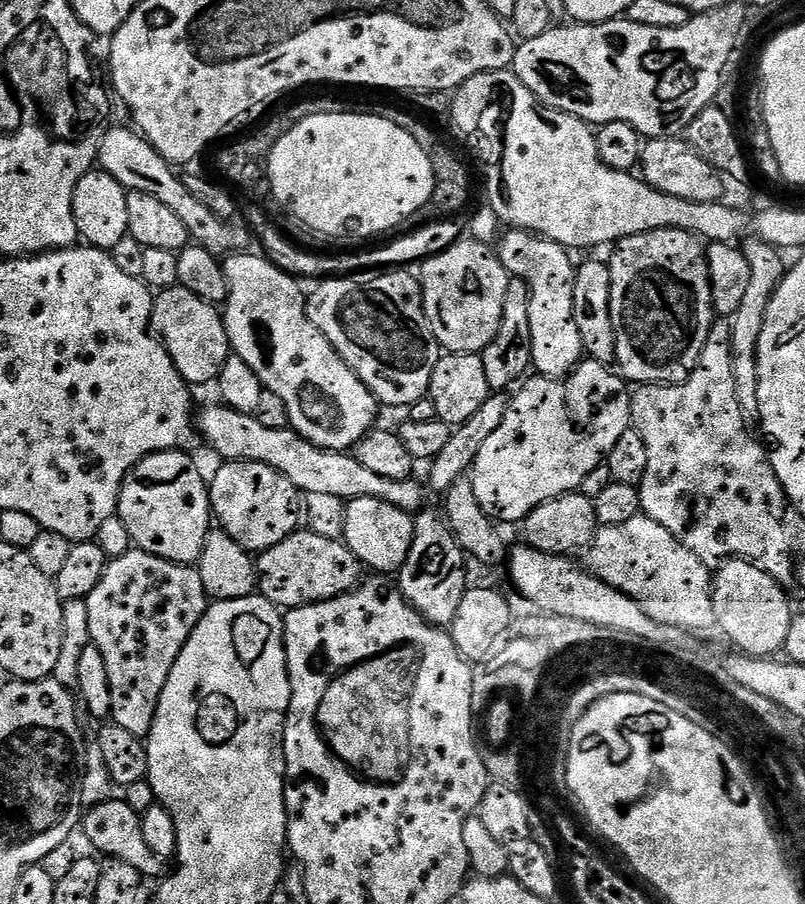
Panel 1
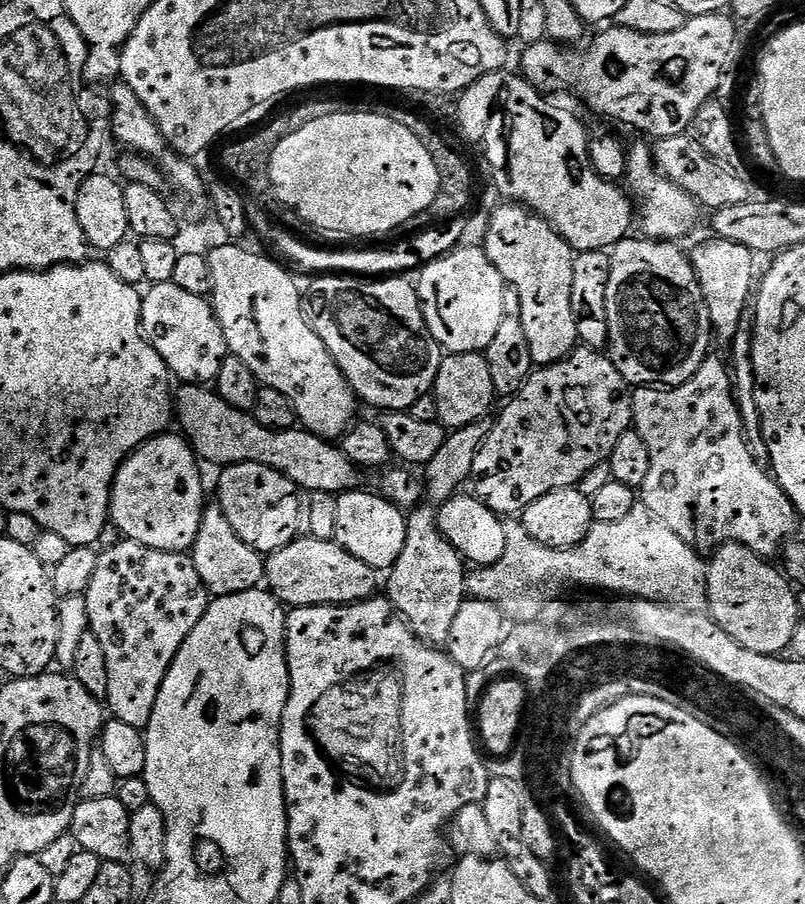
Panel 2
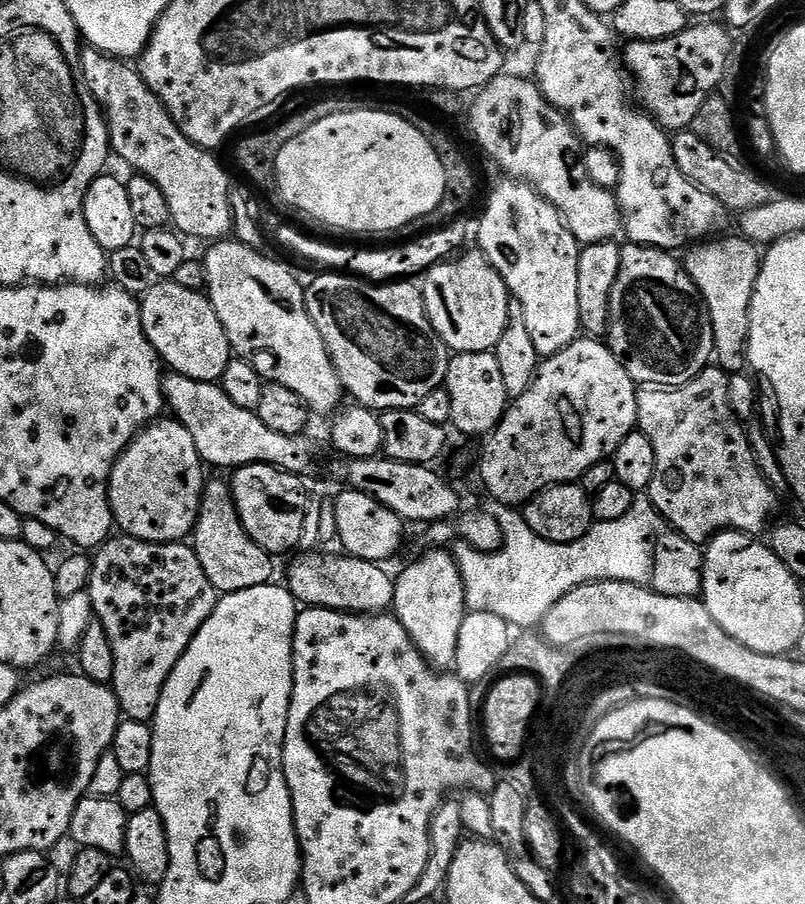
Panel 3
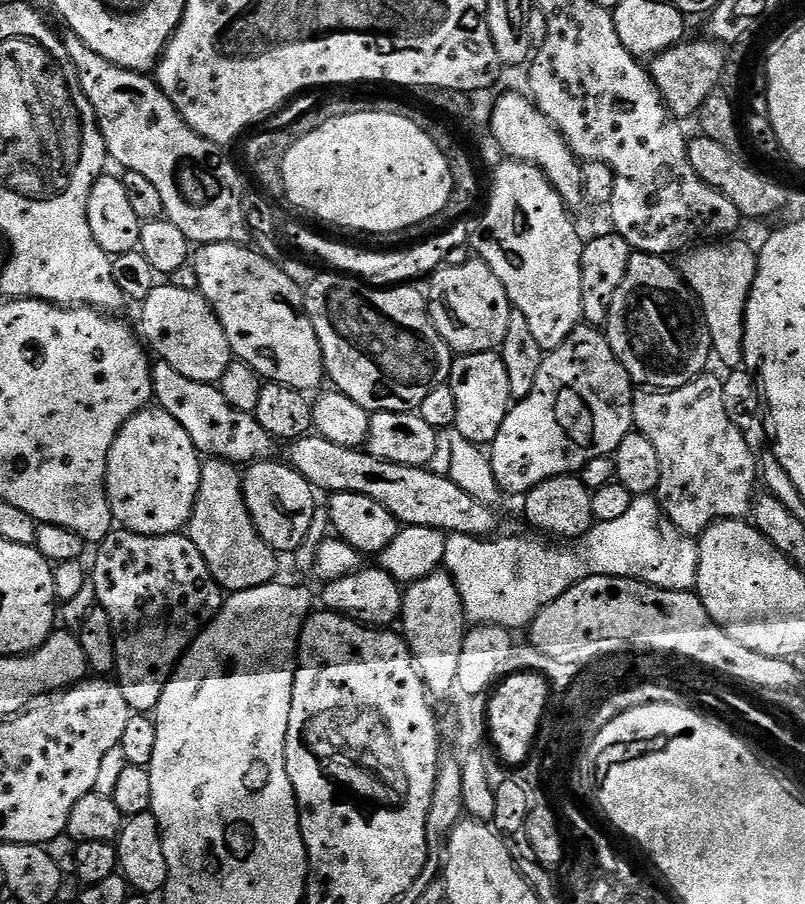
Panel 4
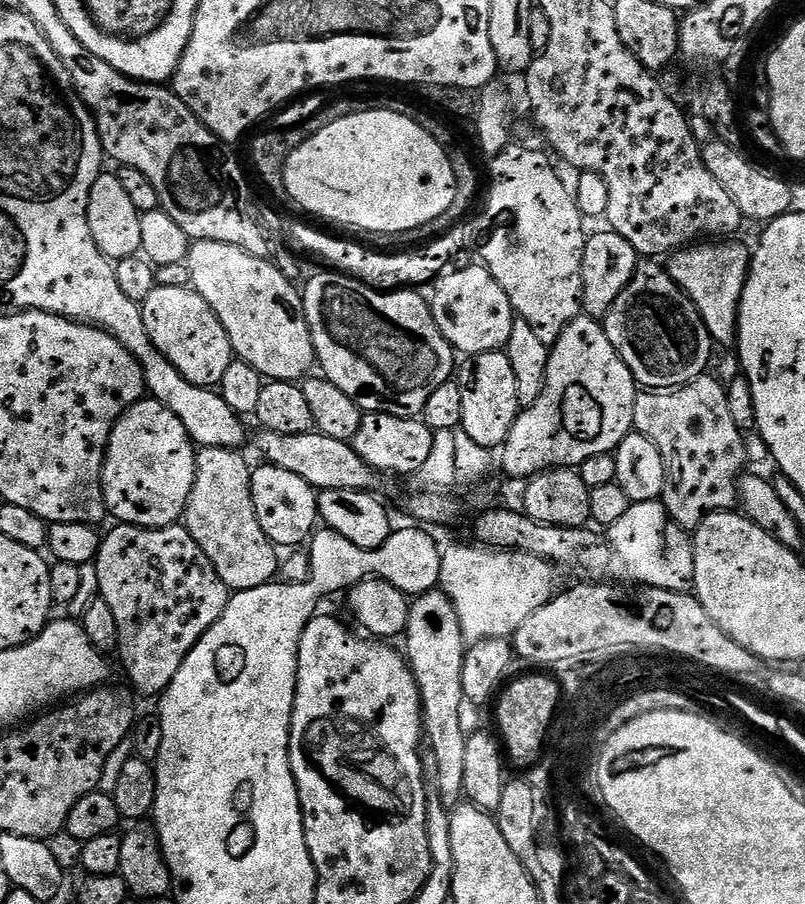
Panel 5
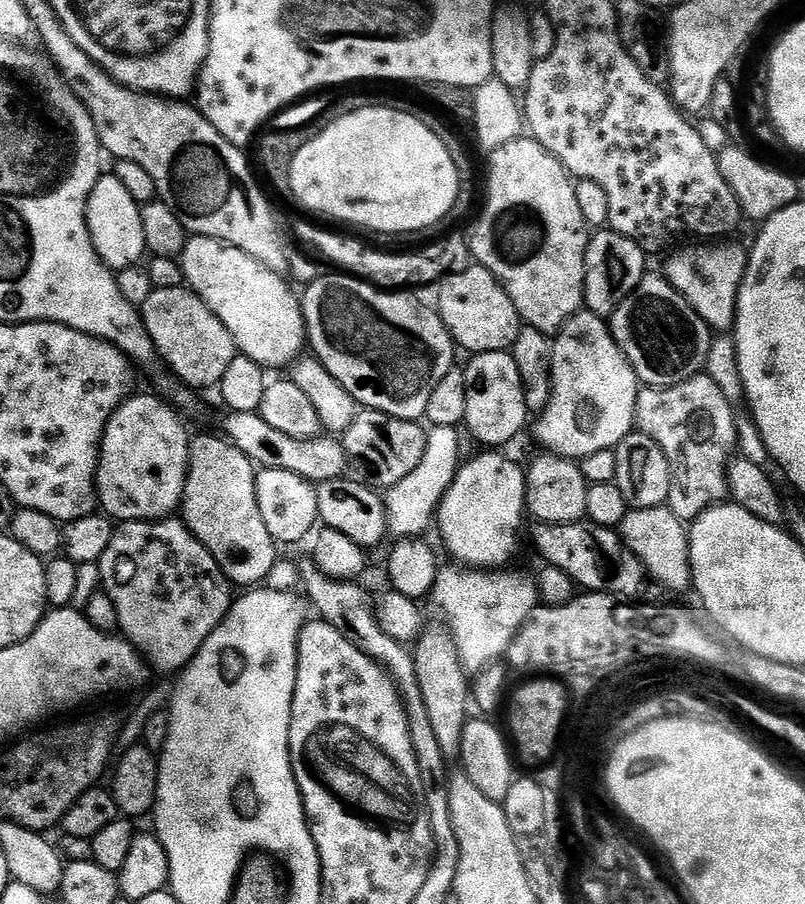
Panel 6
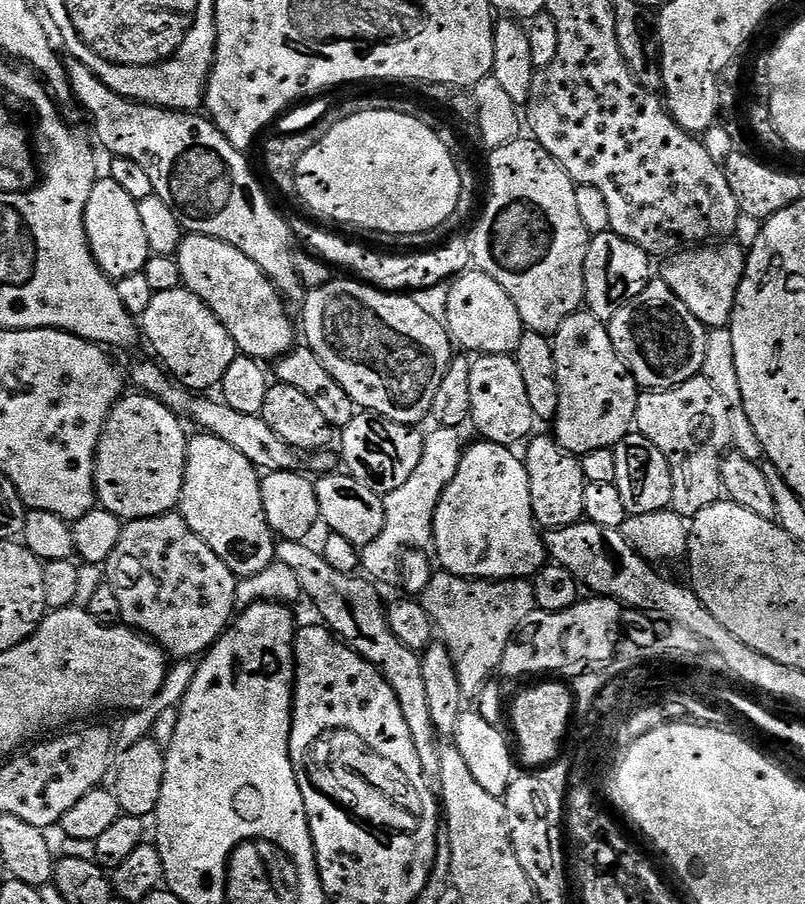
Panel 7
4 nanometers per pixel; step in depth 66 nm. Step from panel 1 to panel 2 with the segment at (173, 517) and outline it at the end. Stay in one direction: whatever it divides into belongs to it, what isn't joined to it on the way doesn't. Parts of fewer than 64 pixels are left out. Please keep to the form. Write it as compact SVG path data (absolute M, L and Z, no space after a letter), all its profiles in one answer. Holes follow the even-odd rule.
M165 434L147 440L125 460L112 483L110 520L113 525L120 527L121 537L138 542L142 546L150 546L154 550L187 553L198 538L206 507L204 480L200 477L202 464L183 435L172 435Z

